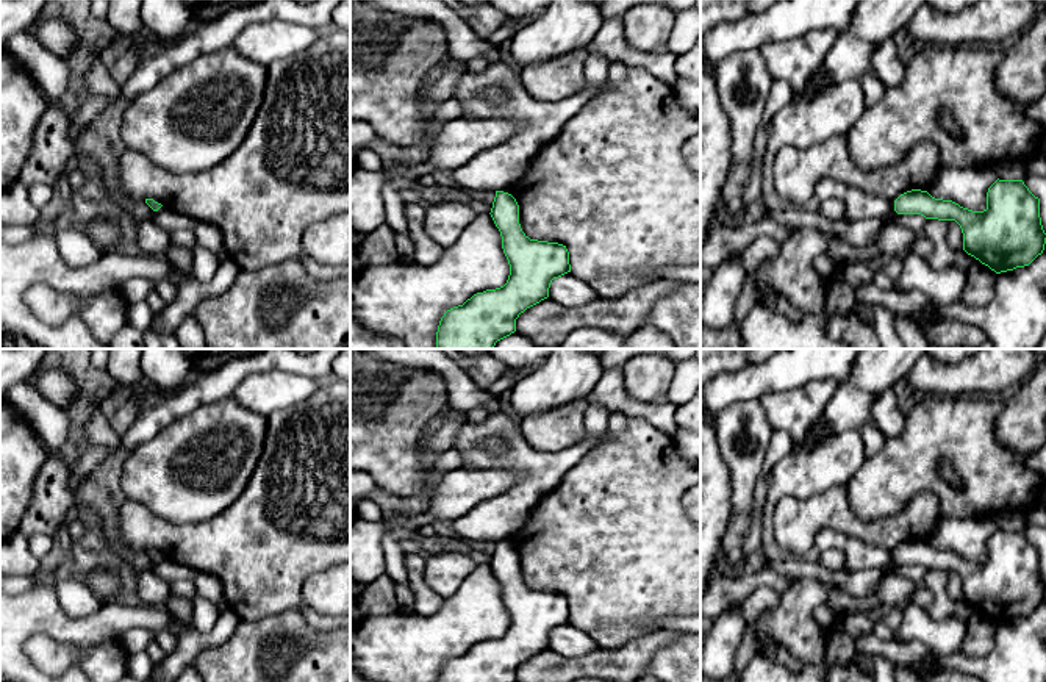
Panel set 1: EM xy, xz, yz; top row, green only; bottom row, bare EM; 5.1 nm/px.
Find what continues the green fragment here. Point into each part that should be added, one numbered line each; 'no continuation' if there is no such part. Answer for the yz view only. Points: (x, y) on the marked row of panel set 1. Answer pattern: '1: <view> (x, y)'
no continuation

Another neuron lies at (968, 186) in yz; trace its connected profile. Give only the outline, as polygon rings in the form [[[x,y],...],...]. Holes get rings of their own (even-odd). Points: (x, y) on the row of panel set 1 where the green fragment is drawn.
[[[941,167],[927,192],[935,199],[952,200],[973,211],[987,210],[988,188],[998,180],[990,167]]]

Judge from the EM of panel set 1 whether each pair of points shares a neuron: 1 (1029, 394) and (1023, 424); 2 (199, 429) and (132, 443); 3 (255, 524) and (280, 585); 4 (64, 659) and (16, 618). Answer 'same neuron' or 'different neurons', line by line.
1: same neuron
2: different neurons
3: same neuron
4: different neurons

